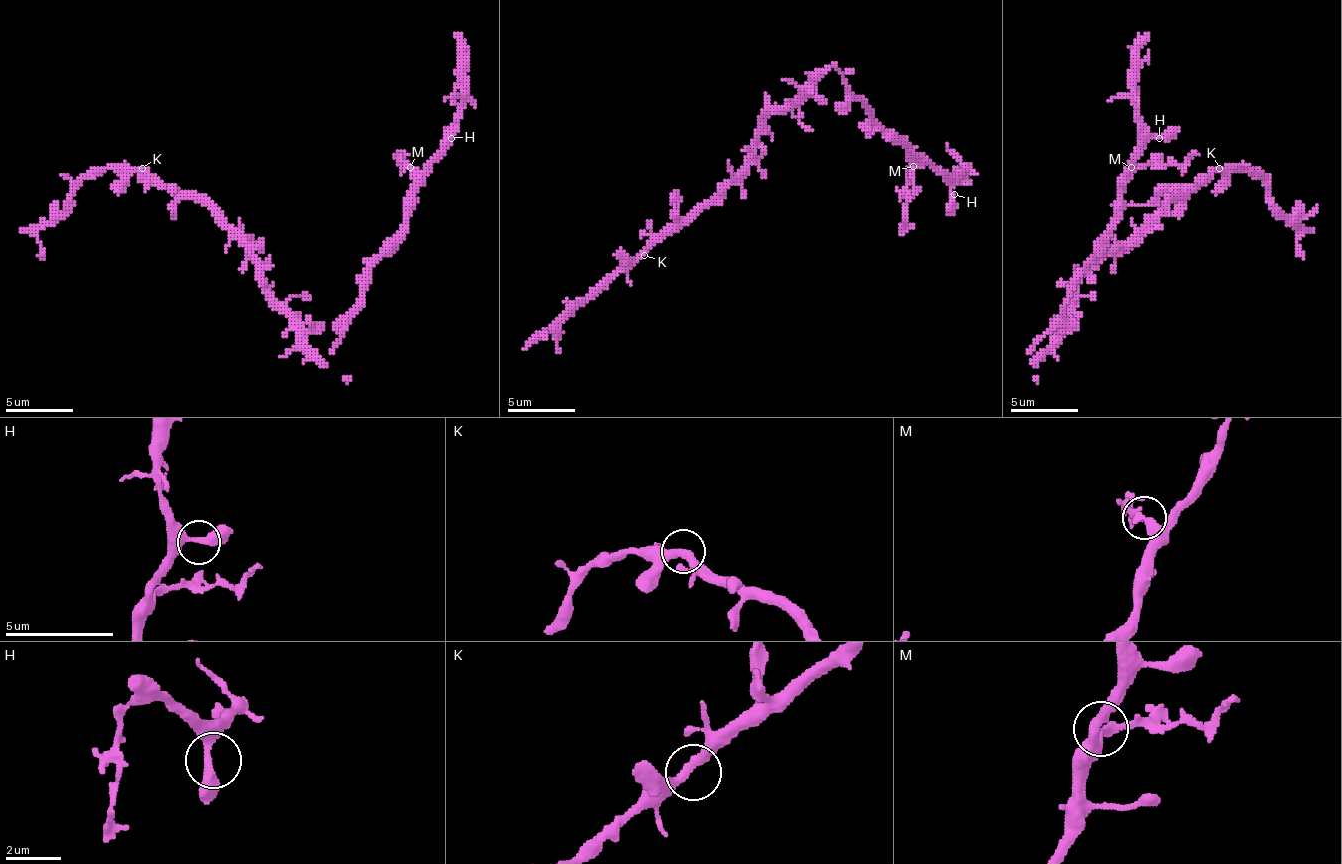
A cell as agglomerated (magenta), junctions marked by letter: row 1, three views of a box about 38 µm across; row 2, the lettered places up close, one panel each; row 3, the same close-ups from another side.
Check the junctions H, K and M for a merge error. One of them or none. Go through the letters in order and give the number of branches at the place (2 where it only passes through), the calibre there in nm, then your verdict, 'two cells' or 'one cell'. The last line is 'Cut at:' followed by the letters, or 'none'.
H: 2 | 360 nm | one cell
K: 2 | 360 nm | one cell
M: 2 | 360 nm | two cells
Cut at: M

